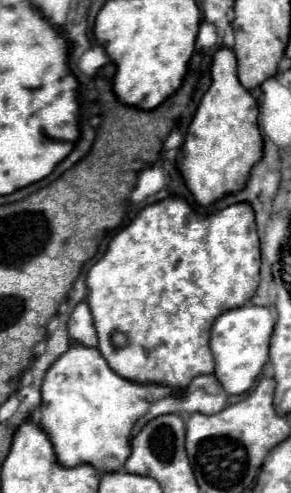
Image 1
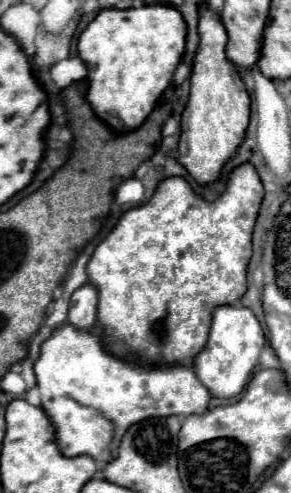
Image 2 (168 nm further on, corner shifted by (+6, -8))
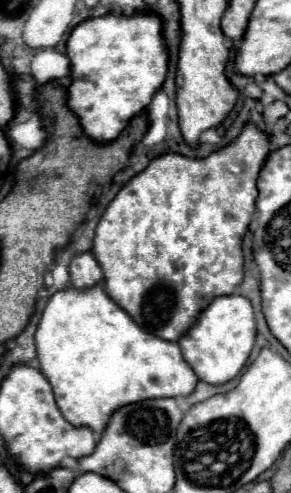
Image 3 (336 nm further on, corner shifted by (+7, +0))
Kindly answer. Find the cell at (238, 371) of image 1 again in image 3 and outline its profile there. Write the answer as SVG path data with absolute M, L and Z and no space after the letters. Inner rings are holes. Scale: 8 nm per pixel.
M230 294L214 298L202 310L198 322L178 340L184 360L192 366L196 376L208 384L226 384L234 380L244 368L256 340L256 320L248 298Z

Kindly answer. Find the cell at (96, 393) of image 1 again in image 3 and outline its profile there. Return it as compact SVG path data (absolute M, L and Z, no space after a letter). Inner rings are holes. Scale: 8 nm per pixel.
M102 284L88 290L68 288L56 292L38 324L36 346L40 370L52 384L62 416L76 426L82 420L82 426L94 432L104 432L108 416L124 404L190 396L198 384L198 376L188 368L180 346L142 330L104 292ZM82 392L86 392L84 404ZM90 392L96 396L90 396Z

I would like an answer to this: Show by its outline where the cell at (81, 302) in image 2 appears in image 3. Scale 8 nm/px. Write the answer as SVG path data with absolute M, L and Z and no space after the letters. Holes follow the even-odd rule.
M90 252L78 254L70 262L70 284L72 288L92 288L96 280L102 280L102 268Z

